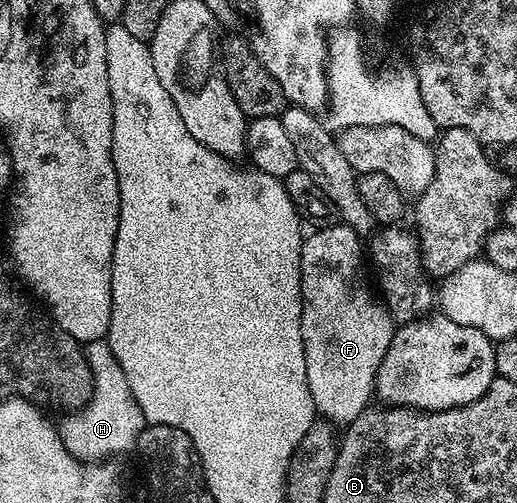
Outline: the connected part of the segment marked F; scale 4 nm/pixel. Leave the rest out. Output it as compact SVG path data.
M323 224L315 228L308 238L306 235L301 243L300 249L304 252L303 290L306 295L306 314L303 317L303 333L307 344L305 372L309 396L313 396L316 415L336 427L346 428L353 420L357 420L357 416L361 416L361 412L372 401L377 368L389 348L389 340L395 335L397 323L391 311L384 306L382 297L373 289L365 265L364 239L352 226Z

